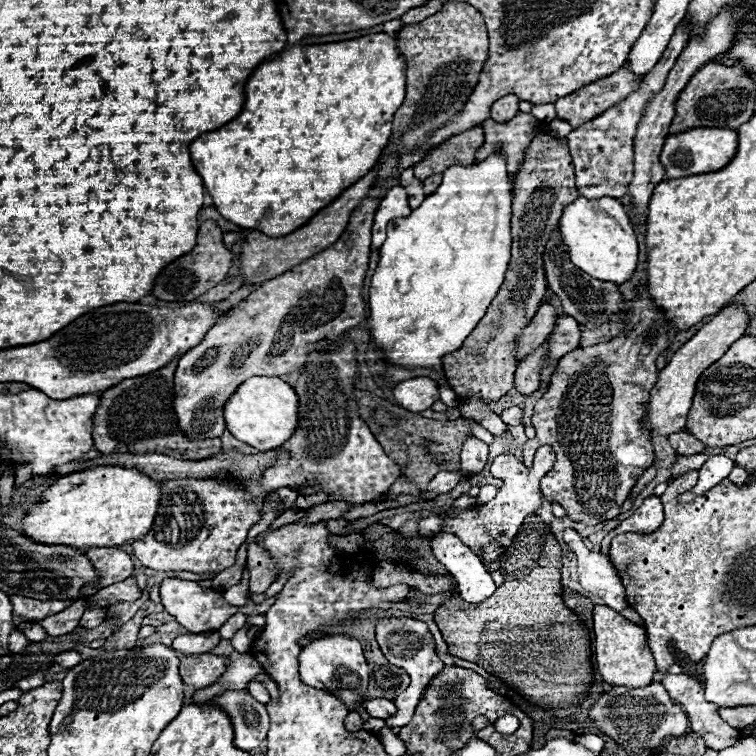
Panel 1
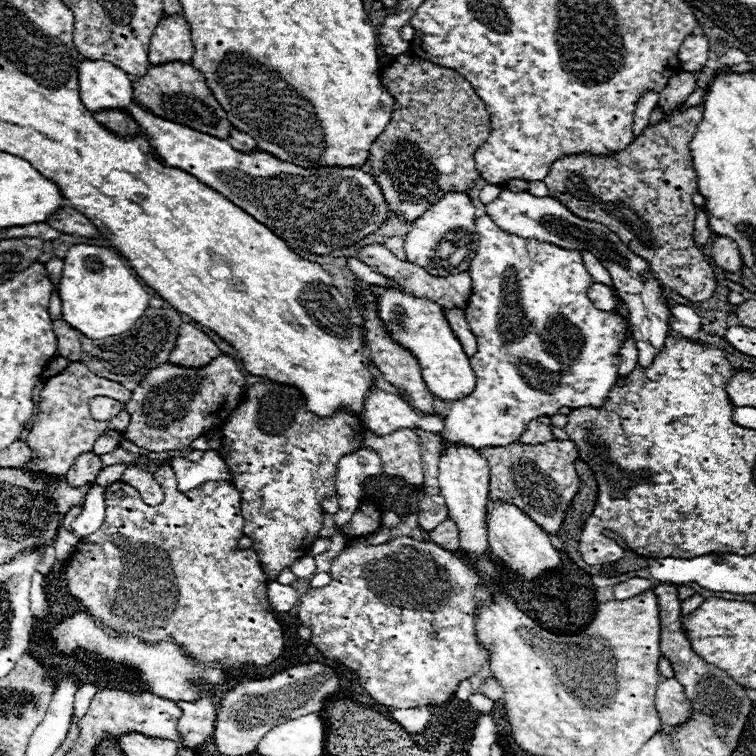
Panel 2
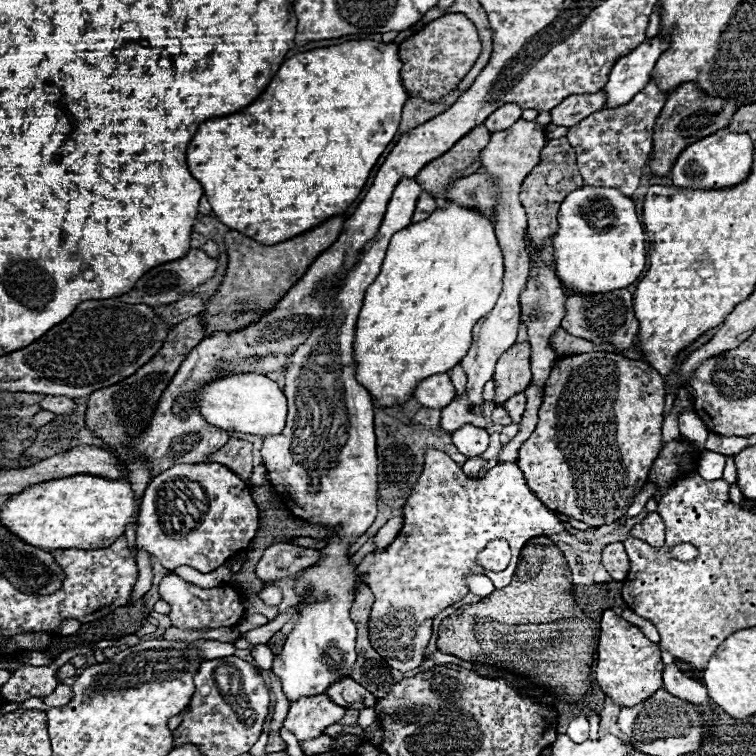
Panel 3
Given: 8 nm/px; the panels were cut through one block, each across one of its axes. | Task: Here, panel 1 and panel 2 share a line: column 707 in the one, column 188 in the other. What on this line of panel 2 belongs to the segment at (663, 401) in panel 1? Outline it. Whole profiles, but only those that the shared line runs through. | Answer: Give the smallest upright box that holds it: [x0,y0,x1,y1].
[170,324,222,368]

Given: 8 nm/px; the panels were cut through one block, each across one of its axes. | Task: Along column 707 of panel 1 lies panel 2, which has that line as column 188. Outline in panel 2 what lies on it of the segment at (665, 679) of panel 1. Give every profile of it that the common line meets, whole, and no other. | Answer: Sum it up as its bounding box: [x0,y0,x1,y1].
[178,694,216,748]

